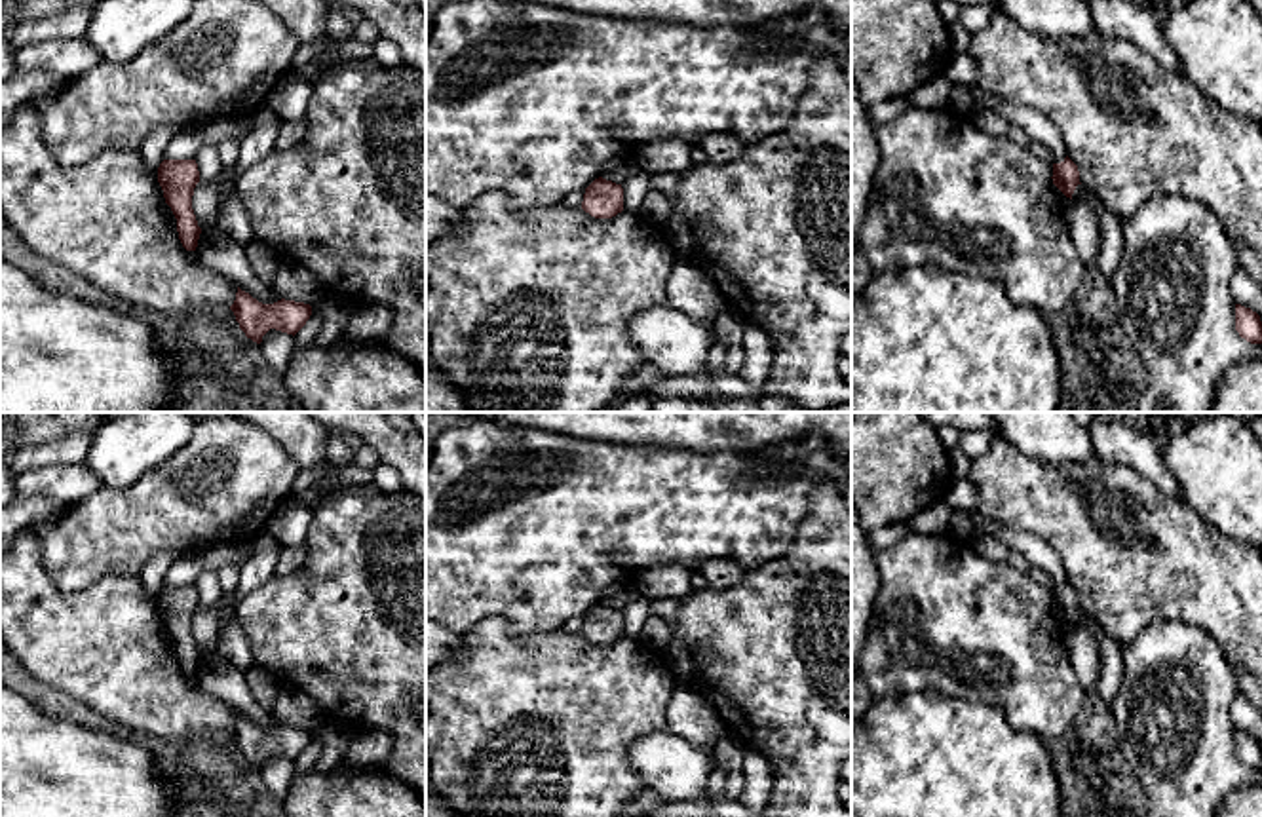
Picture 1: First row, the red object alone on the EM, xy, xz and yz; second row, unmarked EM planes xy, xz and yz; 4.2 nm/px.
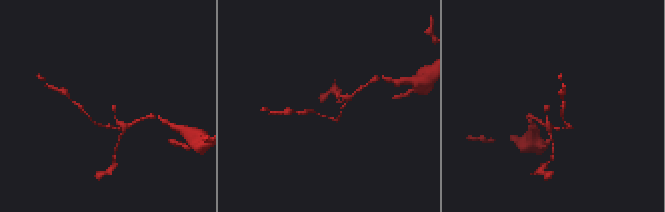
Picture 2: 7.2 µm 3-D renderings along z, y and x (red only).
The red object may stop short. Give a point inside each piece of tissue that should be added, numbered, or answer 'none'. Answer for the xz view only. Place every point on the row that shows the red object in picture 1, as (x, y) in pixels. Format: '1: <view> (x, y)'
none

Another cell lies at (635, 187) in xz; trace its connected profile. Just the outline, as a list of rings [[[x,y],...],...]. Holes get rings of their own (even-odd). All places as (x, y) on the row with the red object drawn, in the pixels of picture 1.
[[[637,169],[623,184],[623,211],[642,215],[642,200],[650,188],[650,175]]]

